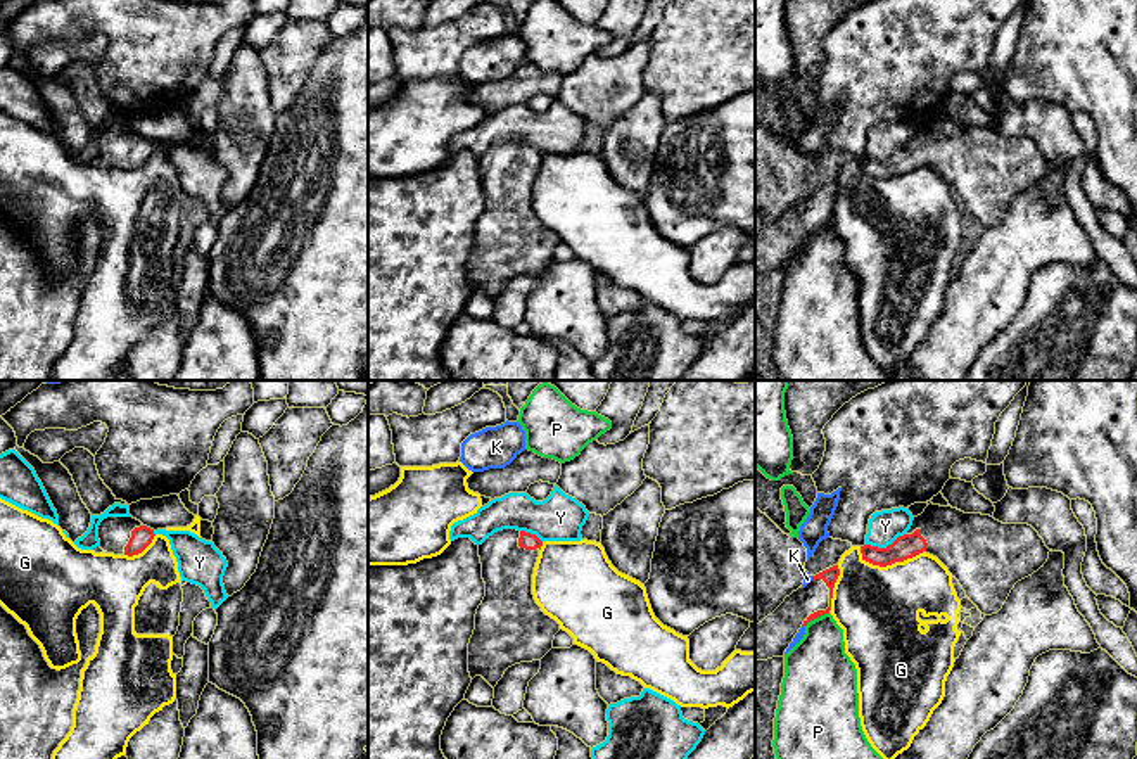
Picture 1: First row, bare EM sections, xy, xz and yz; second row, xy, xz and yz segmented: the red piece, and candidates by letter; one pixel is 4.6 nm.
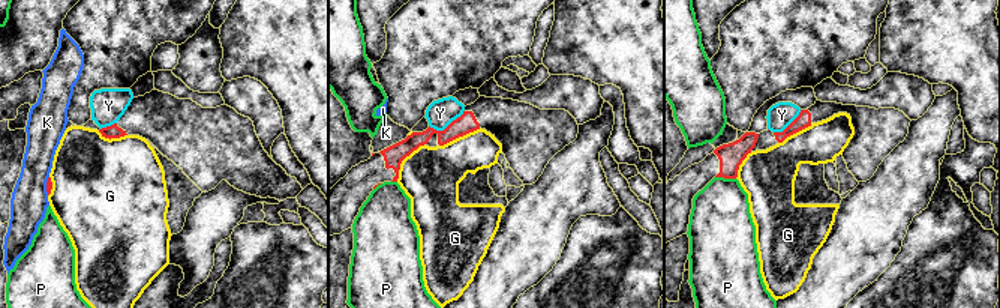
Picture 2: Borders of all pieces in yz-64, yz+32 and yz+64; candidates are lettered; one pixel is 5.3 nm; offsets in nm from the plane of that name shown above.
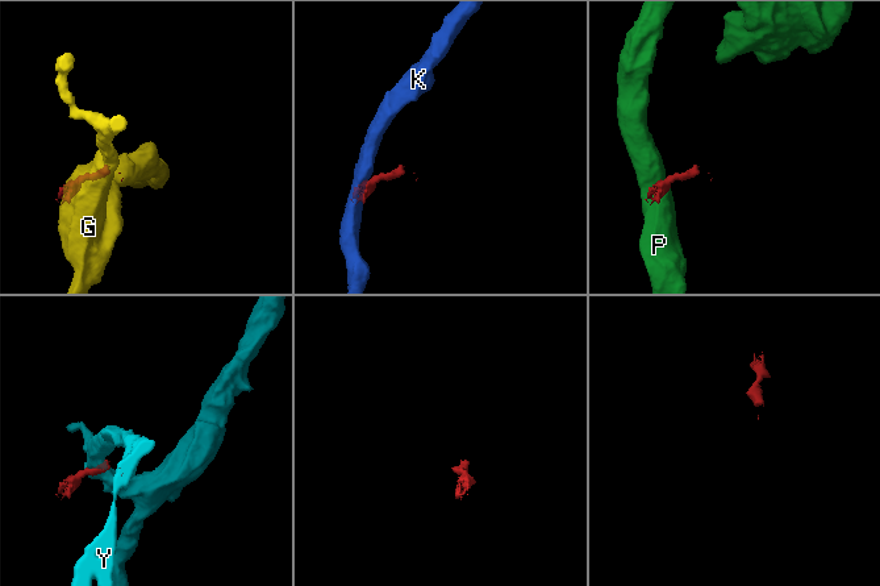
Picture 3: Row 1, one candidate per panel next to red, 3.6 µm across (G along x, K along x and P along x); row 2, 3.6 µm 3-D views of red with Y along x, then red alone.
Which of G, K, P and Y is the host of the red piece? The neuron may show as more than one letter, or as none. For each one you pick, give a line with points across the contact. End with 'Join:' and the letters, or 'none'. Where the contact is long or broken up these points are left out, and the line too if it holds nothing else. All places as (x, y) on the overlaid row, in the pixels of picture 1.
Join: none

